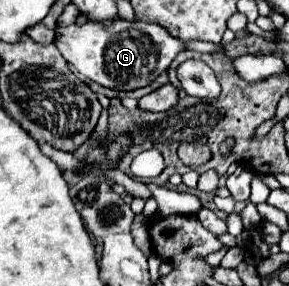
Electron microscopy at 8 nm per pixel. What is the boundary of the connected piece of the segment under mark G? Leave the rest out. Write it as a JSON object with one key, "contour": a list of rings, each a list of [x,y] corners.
{"contour":[[[86,21],[84,25],[58,27],[56,47],[62,57],[84,77],[110,89],[130,91],[150,85],[160,73],[168,69],[172,59],[184,49],[182,41],[170,37],[166,29],[154,23],[140,21]]]}

